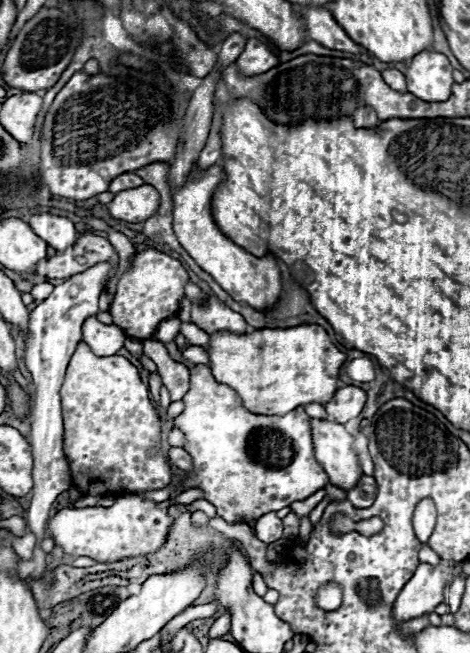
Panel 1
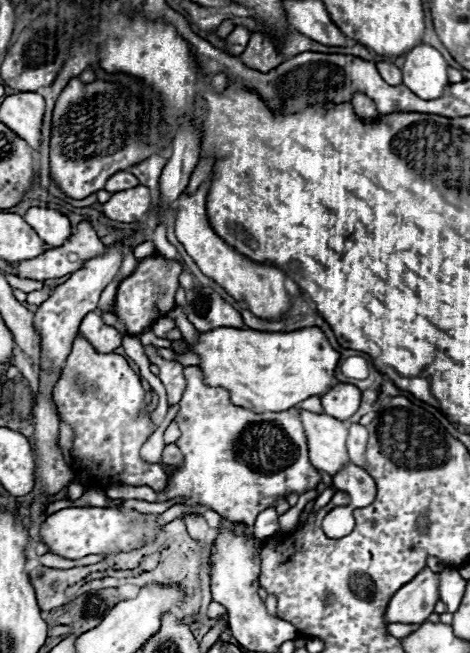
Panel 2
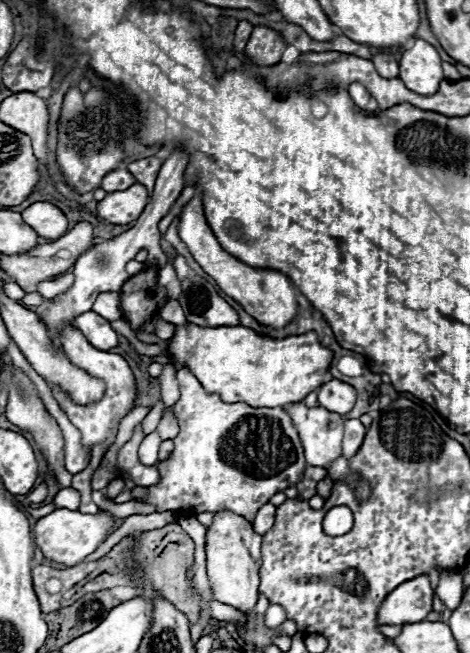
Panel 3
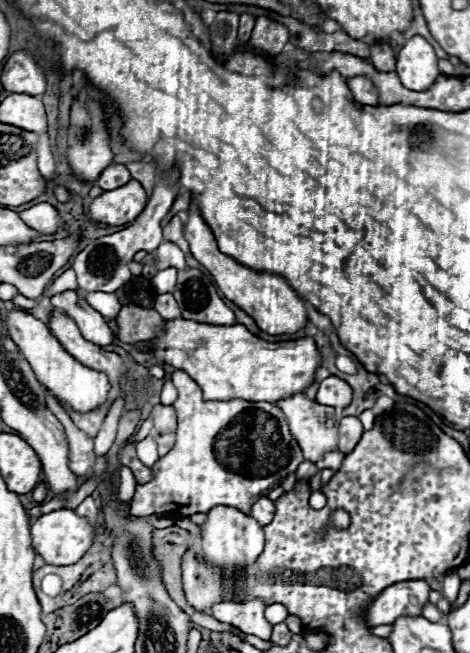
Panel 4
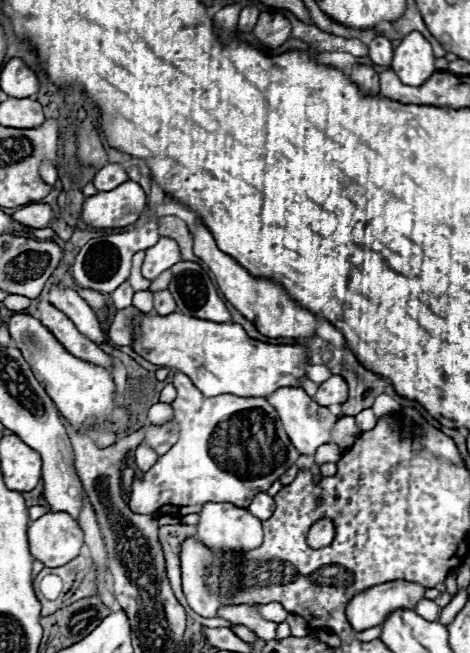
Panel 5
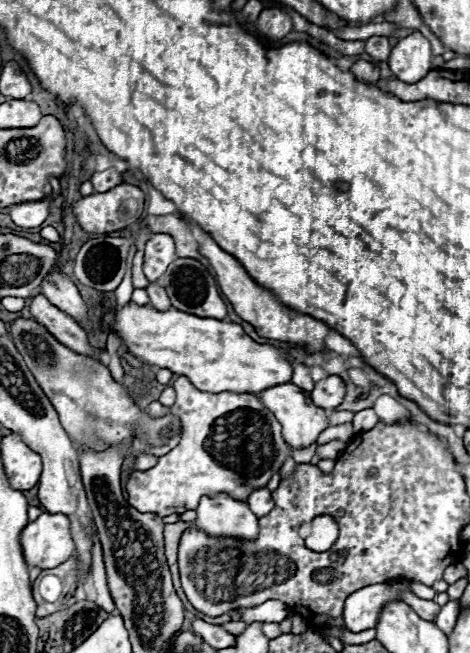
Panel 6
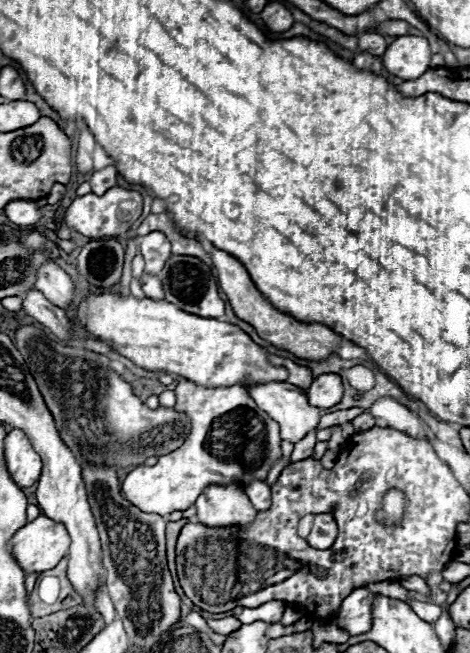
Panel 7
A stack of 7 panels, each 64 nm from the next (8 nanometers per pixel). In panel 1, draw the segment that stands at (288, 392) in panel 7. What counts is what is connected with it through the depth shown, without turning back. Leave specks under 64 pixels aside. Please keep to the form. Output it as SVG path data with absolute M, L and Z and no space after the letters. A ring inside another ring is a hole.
M314 418L310 422L316 460L324 466L334 486L342 490L352 490L362 478L362 468L352 448L354 436L348 434L338 422Z

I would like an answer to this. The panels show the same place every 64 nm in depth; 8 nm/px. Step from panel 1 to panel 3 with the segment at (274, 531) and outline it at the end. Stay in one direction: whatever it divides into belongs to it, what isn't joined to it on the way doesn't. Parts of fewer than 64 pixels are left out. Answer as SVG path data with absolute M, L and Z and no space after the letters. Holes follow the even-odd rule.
M268 502L268 504L264 504L256 512L256 518L254 518L254 530L256 530L256 534L264 536L274 526L274 520L276 520L276 506Z

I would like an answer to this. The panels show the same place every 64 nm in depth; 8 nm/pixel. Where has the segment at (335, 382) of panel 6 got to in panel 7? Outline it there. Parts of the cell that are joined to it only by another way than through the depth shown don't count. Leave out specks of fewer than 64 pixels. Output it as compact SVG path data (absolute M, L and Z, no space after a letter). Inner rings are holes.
M322 374L308 388L308 402L318 408L332 408L342 400L344 388L338 374Z

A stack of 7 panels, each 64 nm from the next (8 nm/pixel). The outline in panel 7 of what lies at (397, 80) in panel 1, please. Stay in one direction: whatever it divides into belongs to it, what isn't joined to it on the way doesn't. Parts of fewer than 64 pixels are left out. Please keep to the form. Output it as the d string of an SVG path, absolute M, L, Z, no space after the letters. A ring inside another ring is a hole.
M368 32L368 34L360 36L360 40L358 40L358 48L360 48L362 52L370 52L370 54L374 54L374 56L382 56L382 54L386 52L388 44L386 44L384 36L374 34L374 32Z

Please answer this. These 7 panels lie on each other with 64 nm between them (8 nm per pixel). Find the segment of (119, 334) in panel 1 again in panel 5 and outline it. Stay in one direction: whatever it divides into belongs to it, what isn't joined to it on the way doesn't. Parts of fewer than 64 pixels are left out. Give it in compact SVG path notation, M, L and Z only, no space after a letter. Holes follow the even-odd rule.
M54 284L48 292L48 300L52 306L62 310L86 338L90 338L96 344L104 344L108 340L104 330L100 328L96 312L78 296L76 290L58 288L58 284Z

